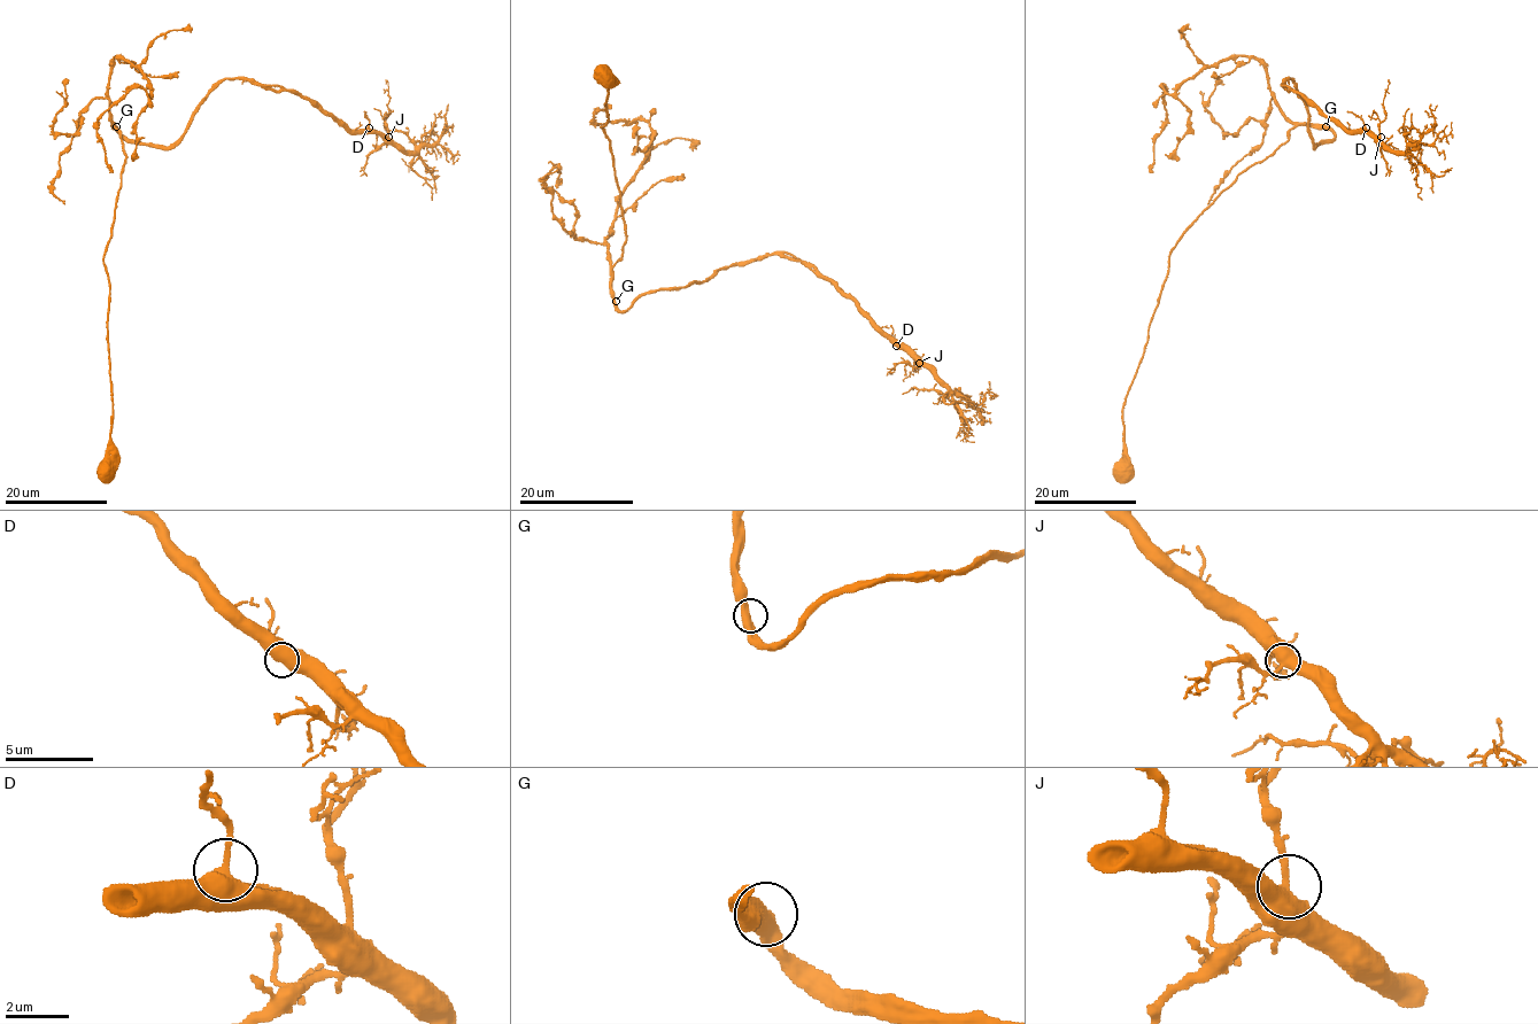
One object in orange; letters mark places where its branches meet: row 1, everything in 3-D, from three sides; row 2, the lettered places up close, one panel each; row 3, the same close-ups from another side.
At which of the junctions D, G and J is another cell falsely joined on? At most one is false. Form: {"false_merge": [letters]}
{"false_merge": []}

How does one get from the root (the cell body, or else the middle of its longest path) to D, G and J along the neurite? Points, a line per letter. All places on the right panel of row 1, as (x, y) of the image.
D: (1125, 472), (1122, 403), (1176, 240), (1295, 126), (1335, 137), (1315, 146), (1306, 102), (1283, 84), (1366, 128)
G: (1125, 472), (1122, 403), (1143, 353), (1171, 250), (1185, 229), (1241, 173), (1270, 156), (1295, 126), (1326, 128)
J: (1125, 472), (1122, 403), (1176, 240), (1295, 126), (1335, 137), (1315, 146), (1306, 102), (1283, 84), (1381, 137)

